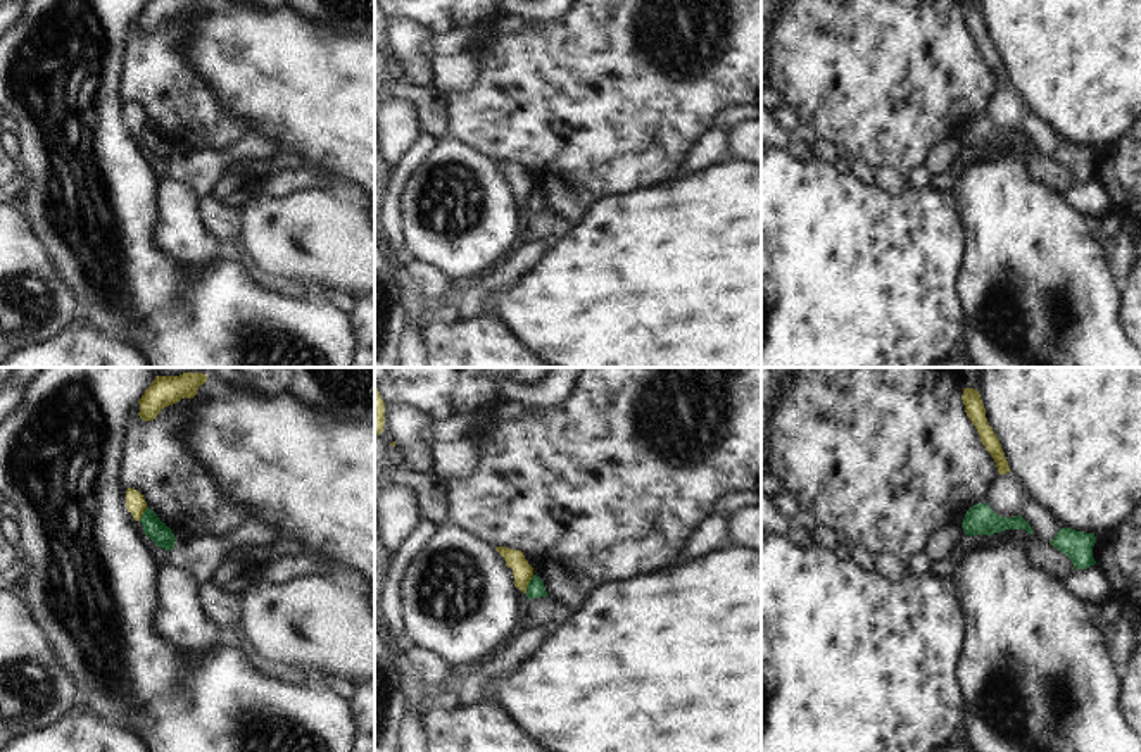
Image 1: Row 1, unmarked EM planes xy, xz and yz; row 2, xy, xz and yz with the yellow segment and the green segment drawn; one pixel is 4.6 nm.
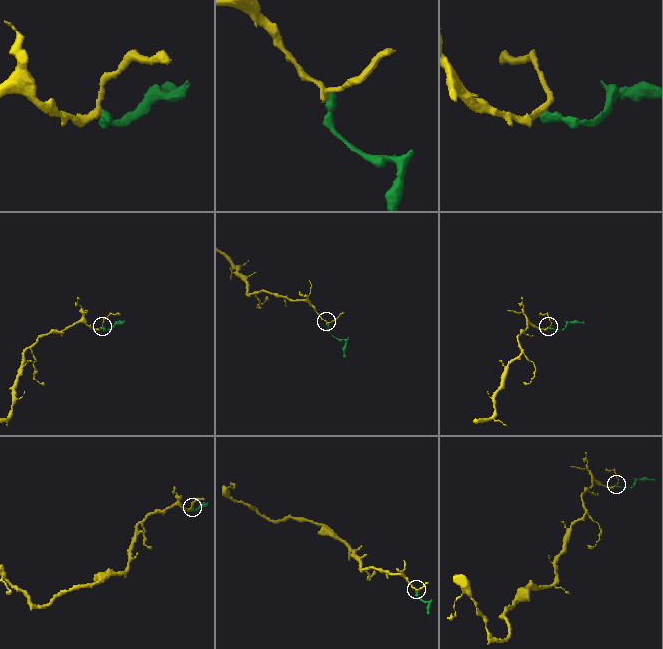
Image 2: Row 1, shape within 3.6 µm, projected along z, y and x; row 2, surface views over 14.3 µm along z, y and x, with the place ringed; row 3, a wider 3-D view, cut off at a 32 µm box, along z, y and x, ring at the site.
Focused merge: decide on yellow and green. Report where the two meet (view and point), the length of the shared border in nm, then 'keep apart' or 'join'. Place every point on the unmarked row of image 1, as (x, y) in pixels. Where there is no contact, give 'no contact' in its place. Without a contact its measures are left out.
xz (529, 195) | 100 nm | keep apart

